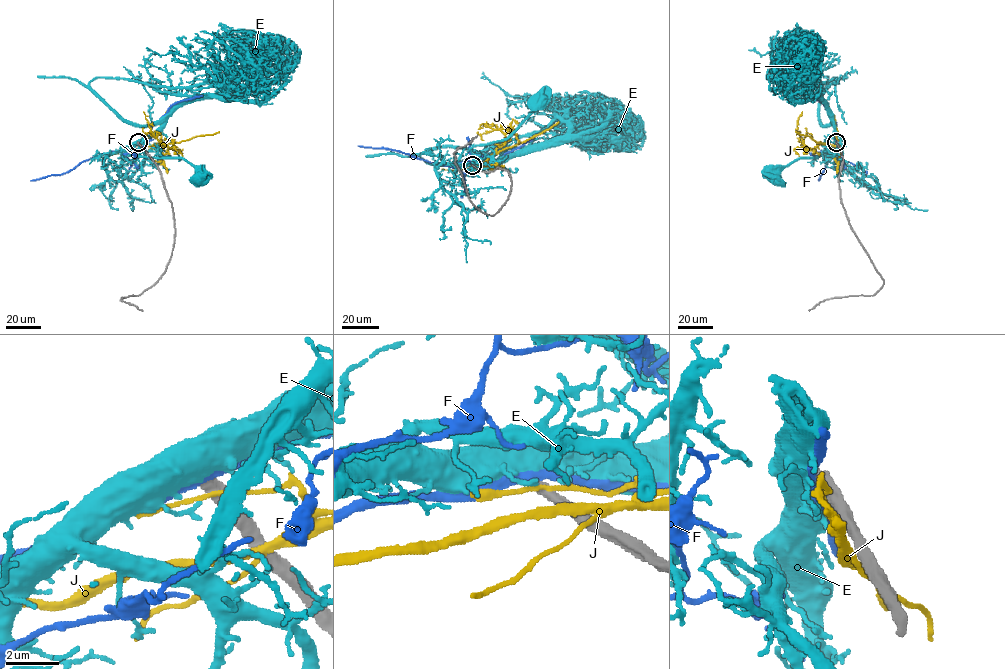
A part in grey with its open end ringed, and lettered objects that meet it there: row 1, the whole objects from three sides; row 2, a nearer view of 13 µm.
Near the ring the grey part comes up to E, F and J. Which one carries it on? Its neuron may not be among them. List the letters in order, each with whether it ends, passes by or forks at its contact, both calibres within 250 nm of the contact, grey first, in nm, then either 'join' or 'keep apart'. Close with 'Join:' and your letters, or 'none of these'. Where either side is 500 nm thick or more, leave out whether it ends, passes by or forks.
E: calibres 440 and 750 nm; keep apart
F: it passes by; calibres 480 and 320 nm; keep apart
J: it passes by; calibres 360 and 150 nm; keep apart
Join: none of these

